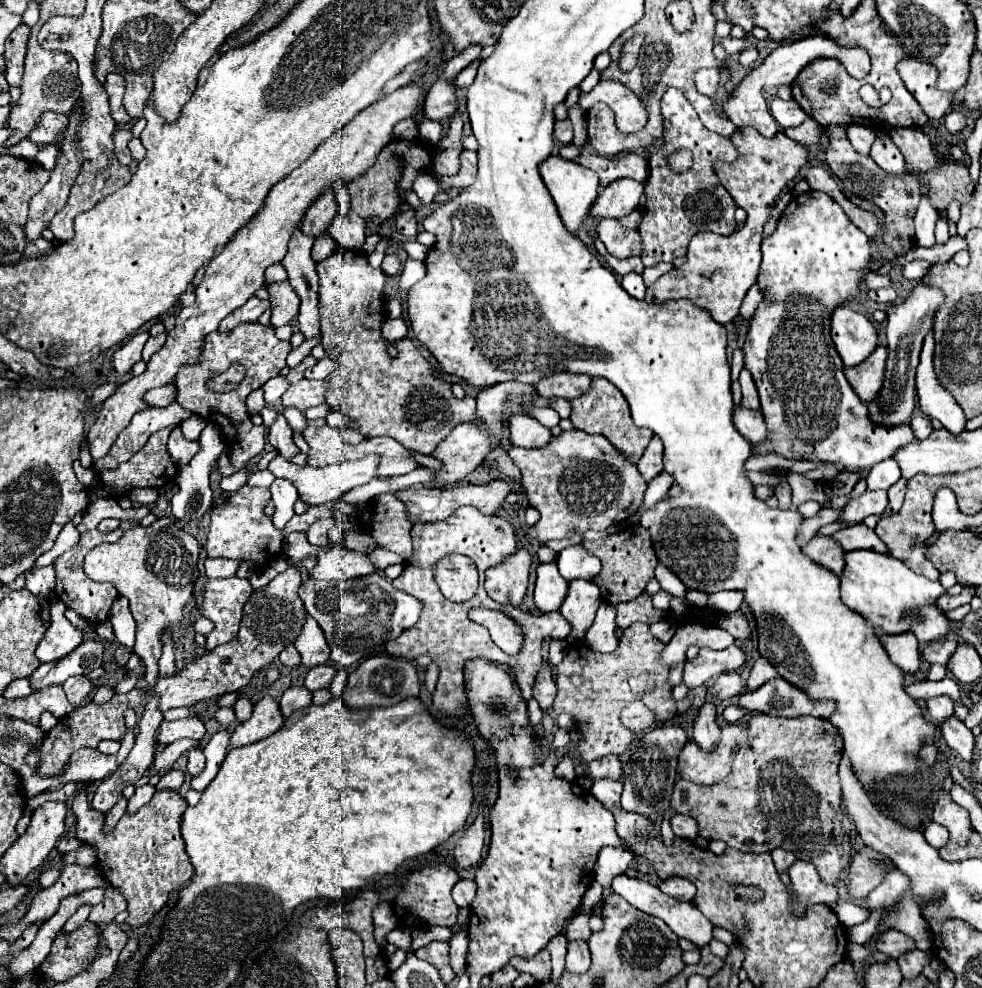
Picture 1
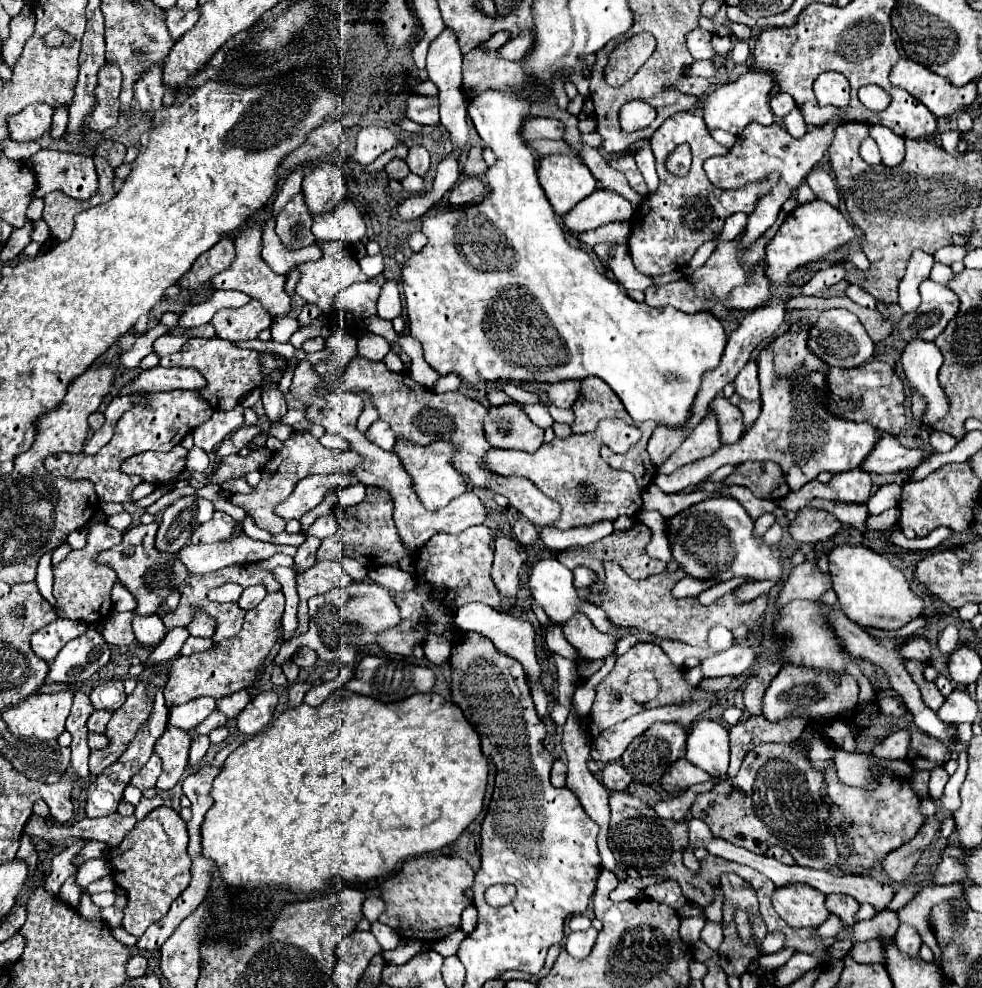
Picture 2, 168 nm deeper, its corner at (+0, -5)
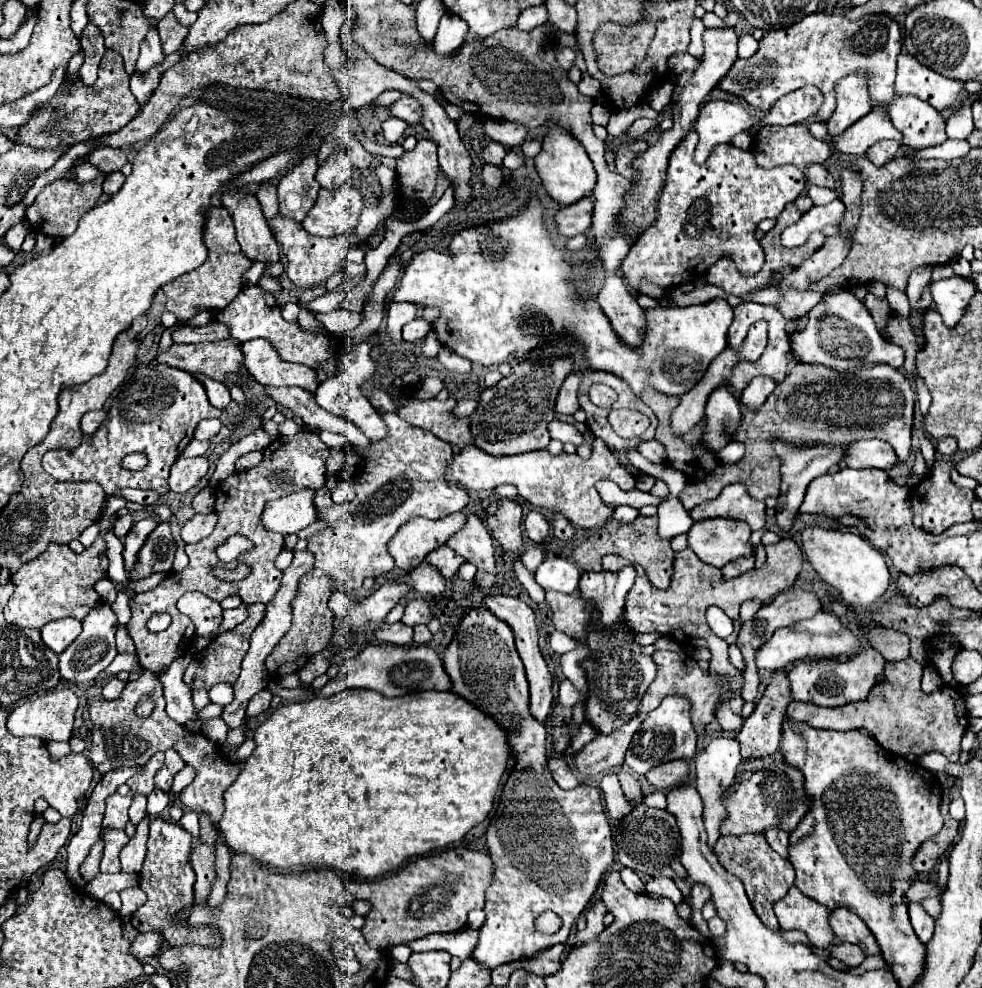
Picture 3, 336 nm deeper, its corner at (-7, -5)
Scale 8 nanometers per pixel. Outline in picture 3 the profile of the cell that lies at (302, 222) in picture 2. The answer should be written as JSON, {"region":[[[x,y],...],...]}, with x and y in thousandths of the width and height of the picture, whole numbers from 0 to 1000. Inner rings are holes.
{"region":[[[324,152],[314,154],[299,170],[283,186],[283,202],[285,215],[303,227],[312,221],[316,209],[320,209],[326,186],[320,176],[324,172]]]}

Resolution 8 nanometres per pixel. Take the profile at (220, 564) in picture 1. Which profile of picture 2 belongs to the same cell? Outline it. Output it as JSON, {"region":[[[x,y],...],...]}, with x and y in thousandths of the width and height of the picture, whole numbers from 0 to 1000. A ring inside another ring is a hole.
{"region":[[[235,589],[235,591],[227,591],[223,595],[217,595],[213,599],[213,605],[215,607],[223,607],[223,609],[241,609],[245,599],[247,599],[247,593]]]}

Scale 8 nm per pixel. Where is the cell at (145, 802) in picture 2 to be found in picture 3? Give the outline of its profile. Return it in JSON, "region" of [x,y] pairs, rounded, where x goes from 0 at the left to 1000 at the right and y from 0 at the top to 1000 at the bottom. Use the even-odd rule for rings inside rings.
{"region":[[[149,826],[141,836],[136,848],[124,858],[122,874],[126,883],[143,883],[147,868],[149,868],[149,850],[151,850],[151,834],[153,826]]]}

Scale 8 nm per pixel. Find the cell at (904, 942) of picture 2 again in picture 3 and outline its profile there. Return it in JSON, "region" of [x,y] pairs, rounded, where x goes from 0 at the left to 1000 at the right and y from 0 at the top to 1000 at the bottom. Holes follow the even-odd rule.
{"region":[[[929,913],[927,915],[927,931],[929,931],[931,943],[943,955],[951,945],[951,929],[939,919],[937,913]]]}

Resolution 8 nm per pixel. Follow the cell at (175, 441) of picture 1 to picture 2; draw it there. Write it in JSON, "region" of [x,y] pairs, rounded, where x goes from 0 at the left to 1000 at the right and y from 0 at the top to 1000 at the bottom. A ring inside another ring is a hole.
{"region":[[[245,409],[233,417],[219,417],[215,421],[215,425],[211,425],[209,429],[205,429],[197,435],[199,451],[209,455],[211,460],[217,457],[223,447],[227,447],[233,439],[237,439],[241,433],[247,431],[247,427],[249,427],[247,417],[249,417],[249,411],[245,411]]]}

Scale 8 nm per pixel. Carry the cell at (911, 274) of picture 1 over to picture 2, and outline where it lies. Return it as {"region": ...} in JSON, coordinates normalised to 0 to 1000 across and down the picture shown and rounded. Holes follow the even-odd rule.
{"region":[[[952,267],[950,273],[948,273],[948,279],[946,279],[946,281],[952,283],[952,285],[962,287],[968,279],[970,279],[970,273],[968,273],[966,269],[962,269],[962,267]]]}

